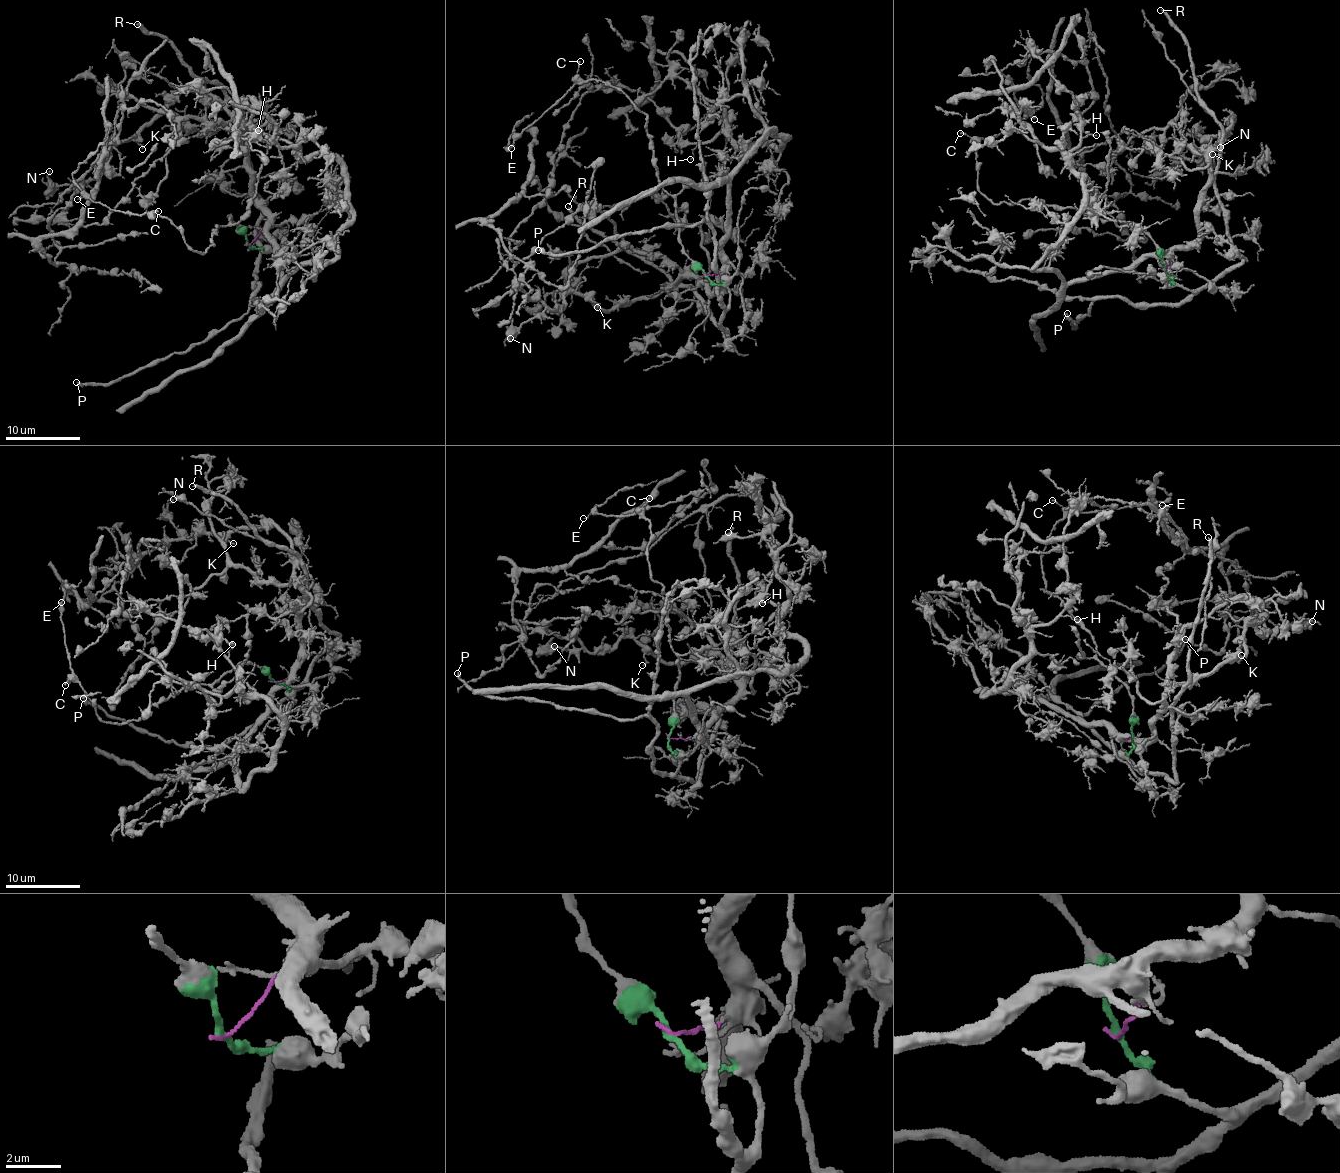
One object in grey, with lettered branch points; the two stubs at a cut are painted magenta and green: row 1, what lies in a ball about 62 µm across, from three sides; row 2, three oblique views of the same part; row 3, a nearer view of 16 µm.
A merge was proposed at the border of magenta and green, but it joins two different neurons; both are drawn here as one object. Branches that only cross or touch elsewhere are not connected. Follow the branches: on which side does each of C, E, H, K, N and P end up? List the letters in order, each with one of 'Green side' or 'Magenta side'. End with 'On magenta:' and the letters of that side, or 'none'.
C: Green side
E: Green side
H: Magenta side
K: Magenta side
N: Magenta side
P: Green side
On magenta: H, K, N

